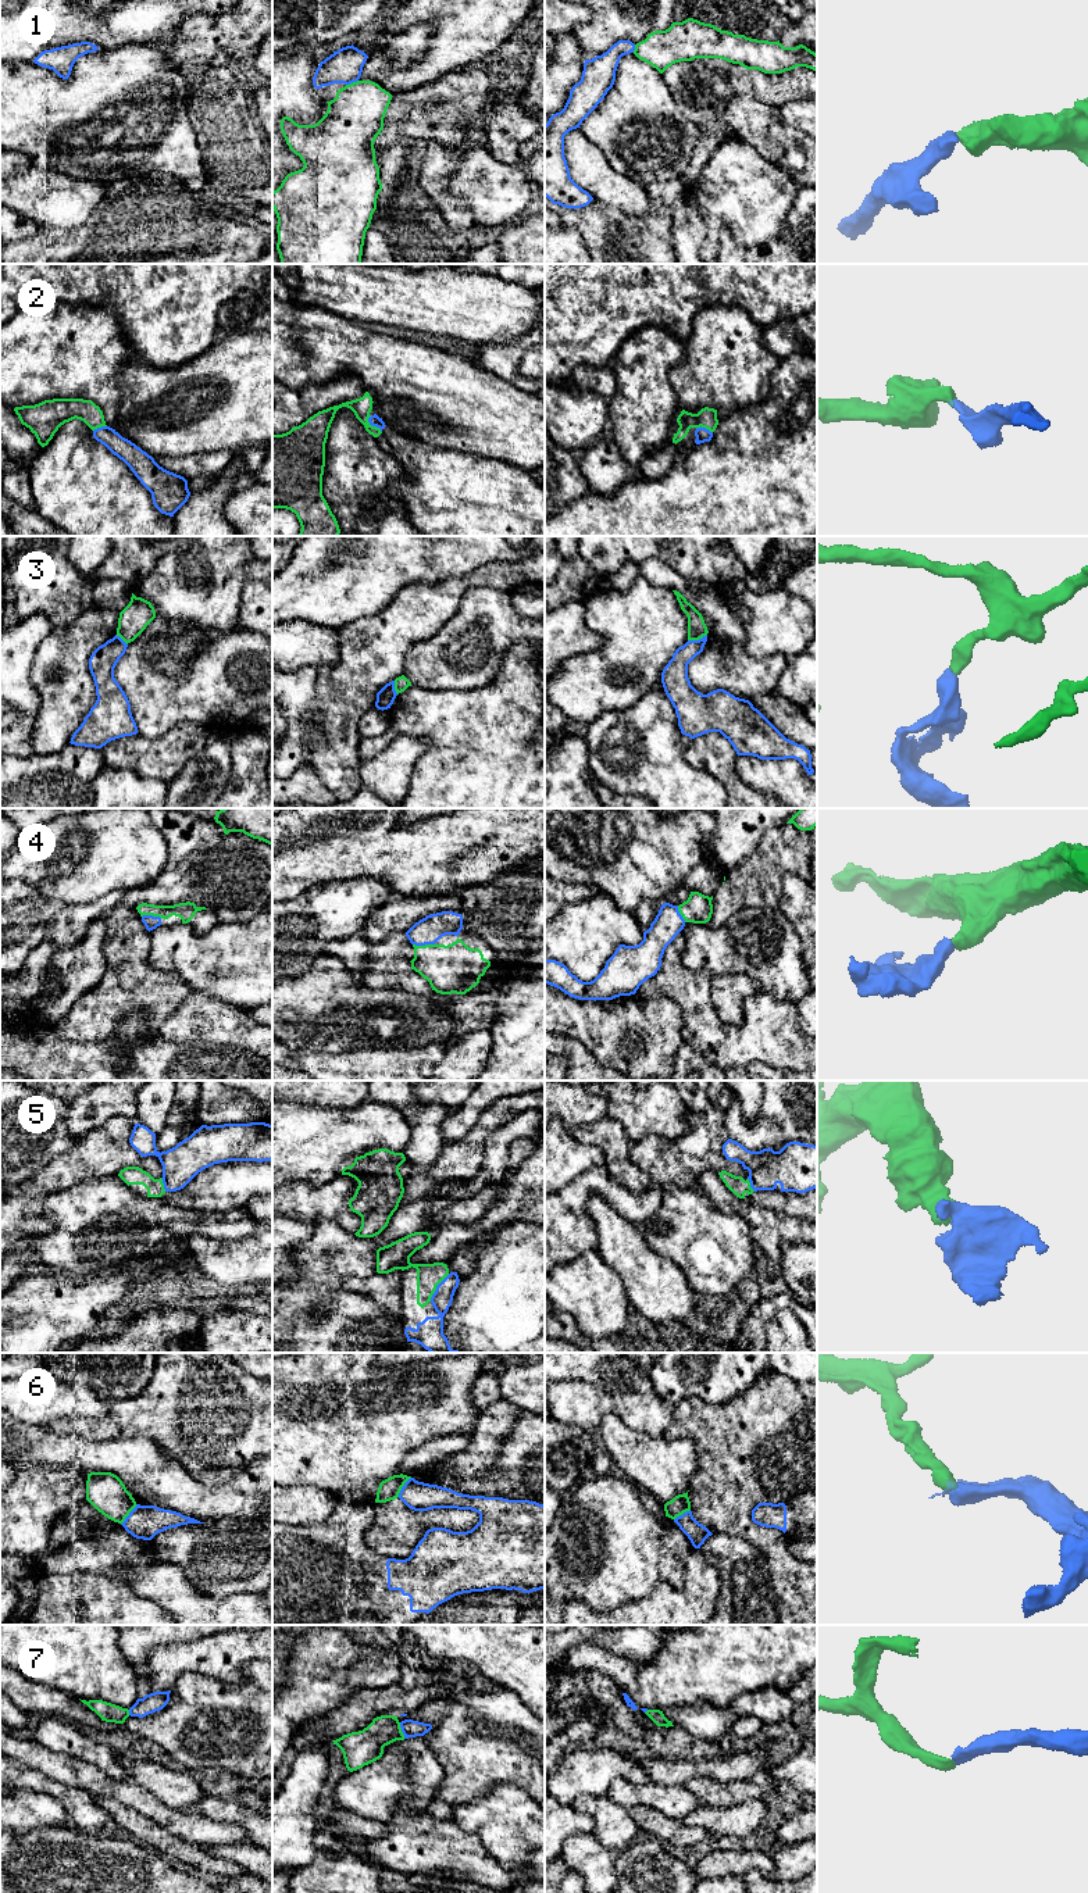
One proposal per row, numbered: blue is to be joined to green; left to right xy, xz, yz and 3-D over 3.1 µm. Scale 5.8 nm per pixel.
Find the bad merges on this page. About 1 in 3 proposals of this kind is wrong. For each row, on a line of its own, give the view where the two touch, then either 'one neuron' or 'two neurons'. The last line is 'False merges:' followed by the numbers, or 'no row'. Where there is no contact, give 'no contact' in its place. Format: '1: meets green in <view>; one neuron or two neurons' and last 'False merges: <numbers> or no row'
1: meets green in xz; one neuron
2: meets green in xz; one neuron
3: meets green in yz; two neurons
4: meets green in xz; one neuron
5: meets green in xz; one neuron
6: meets green in xy; two neurons
7: meets green in xz; one neuron
False merges: 3, 6

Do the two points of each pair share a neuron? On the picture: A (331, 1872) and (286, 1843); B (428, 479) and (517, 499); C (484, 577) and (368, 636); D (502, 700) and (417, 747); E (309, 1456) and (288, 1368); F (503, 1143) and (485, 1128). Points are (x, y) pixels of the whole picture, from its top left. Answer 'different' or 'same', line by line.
A: different
B: same
C: same
D: different
E: same
F: different

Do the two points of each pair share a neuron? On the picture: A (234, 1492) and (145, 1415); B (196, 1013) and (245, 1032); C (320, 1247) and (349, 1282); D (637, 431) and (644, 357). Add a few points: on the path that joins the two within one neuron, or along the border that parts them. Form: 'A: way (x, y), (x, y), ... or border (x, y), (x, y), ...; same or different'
A: border (257, 1457), (232, 1472); different
B: way (209, 1021), (232, 1027); same
C: border (375, 1271), (368, 1277), (346, 1277), (341, 1286); different
D: way (642, 413), (642, 375); same

